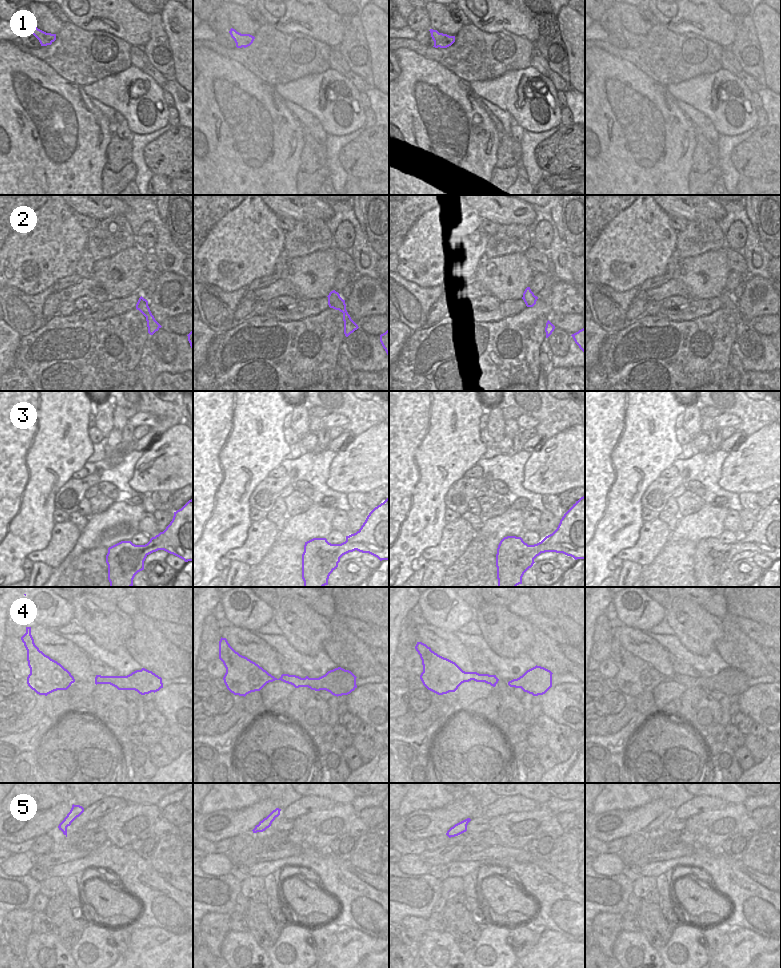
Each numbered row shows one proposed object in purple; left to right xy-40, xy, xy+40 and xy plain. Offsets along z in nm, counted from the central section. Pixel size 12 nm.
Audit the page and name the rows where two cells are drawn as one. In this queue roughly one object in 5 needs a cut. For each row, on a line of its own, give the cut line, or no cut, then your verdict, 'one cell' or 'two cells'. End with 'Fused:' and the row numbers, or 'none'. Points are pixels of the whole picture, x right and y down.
1: xy+40 (453, 42), (441, 42), (437, 46) | two cells
2: no cut | one cell
3: no cut | one cell
4: no cut | one cell
5: no cut | one cell
Fused: 1

